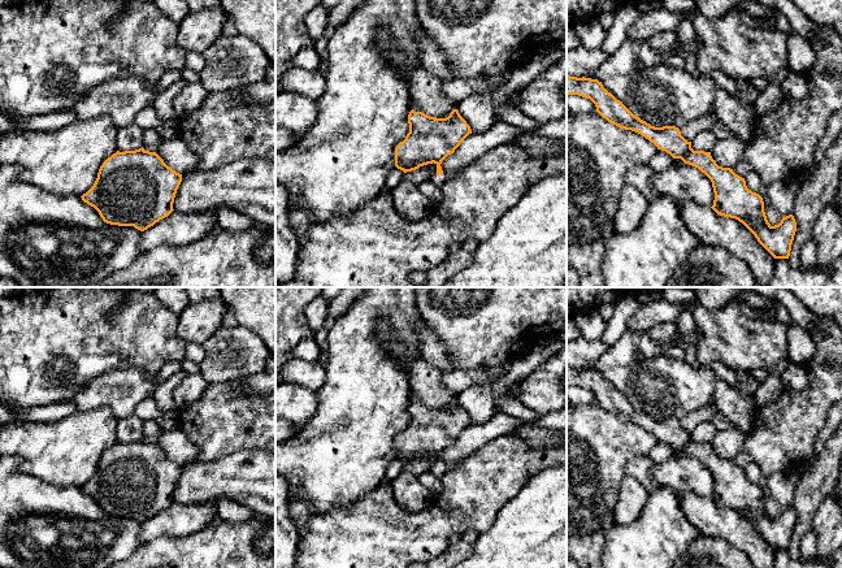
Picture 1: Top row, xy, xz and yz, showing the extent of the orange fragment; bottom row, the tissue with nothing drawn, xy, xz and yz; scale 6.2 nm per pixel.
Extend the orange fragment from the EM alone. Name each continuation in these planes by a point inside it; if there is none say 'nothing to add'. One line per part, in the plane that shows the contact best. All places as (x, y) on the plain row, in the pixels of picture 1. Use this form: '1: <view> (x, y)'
nothing to add

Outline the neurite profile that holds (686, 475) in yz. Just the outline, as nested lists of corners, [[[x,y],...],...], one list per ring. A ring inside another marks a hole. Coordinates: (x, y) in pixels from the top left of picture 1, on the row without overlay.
[[[673,455],[665,461],[654,463],[651,478],[659,487],[672,487],[682,494],[711,499],[715,491],[711,471],[689,455]]]

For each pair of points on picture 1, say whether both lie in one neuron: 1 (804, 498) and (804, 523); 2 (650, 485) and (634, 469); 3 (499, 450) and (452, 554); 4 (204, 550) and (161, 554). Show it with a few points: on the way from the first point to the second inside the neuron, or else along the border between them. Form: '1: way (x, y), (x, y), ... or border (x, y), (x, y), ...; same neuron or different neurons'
1: way (804, 504), (804, 516); same neuron
2: way (646, 481), (638, 473); same neuron
3: border (450, 545), (438, 554); different neurons
4: way (194, 554), (172, 554); same neuron

